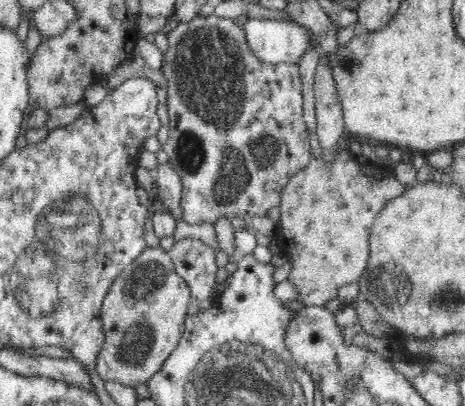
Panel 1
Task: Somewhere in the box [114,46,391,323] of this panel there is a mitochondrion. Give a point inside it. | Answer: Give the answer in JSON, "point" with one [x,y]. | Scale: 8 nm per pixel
{"point":[348,64]}

